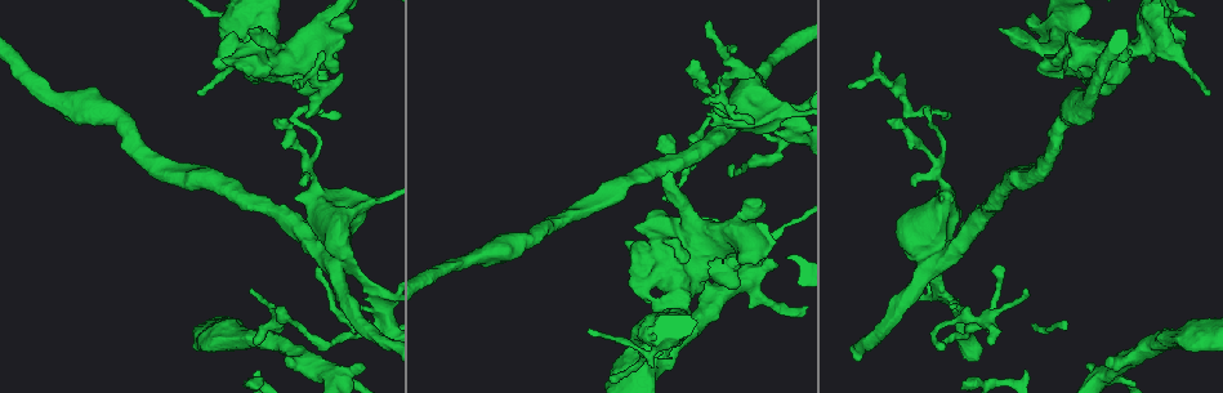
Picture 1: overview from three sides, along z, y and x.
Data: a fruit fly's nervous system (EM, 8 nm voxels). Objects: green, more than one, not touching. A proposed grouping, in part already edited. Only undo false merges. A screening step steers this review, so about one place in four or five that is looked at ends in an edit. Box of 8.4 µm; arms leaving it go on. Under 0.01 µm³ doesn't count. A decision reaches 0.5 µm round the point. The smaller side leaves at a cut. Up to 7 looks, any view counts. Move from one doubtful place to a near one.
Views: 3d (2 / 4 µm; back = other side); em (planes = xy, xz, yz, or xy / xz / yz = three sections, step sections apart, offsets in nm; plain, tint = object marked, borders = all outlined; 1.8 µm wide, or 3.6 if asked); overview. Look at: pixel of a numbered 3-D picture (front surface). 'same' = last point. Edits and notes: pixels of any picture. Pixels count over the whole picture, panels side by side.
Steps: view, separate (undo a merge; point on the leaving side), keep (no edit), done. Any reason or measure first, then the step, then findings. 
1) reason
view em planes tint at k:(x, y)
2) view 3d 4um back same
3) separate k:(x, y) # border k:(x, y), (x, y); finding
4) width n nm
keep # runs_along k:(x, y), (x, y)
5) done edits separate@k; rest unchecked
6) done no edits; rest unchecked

calibre changes
view 3d 4um at 1:(686, 267)

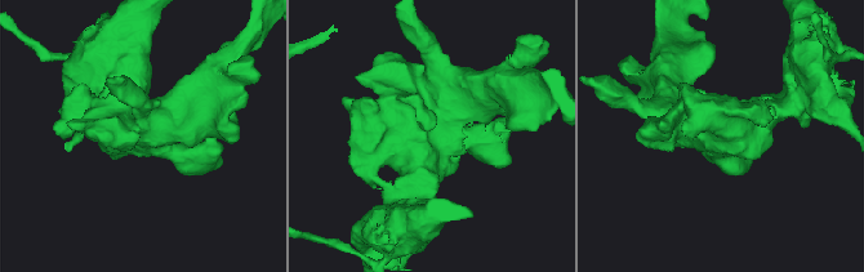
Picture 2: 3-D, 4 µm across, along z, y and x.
shape alone is not enough
view em 3.6um planes plain at 2:(723, 142)

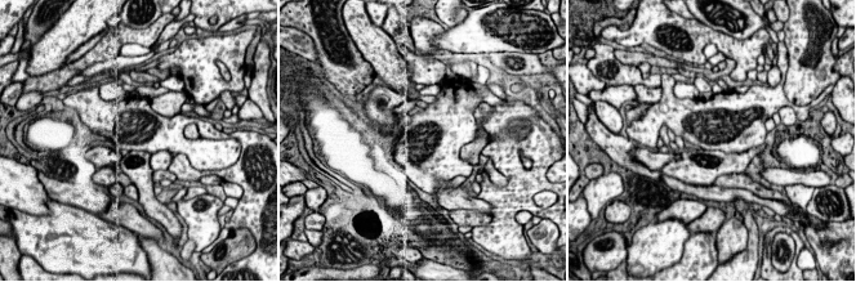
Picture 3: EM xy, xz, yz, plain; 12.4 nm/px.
view em 3.6um planes tint same

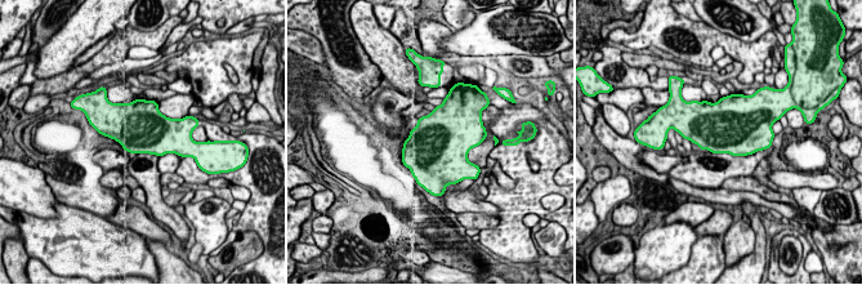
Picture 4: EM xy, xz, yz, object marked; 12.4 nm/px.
keep # one cell here

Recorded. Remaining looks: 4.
calibre changes
view 3d 4um at 1:(1160, 20)

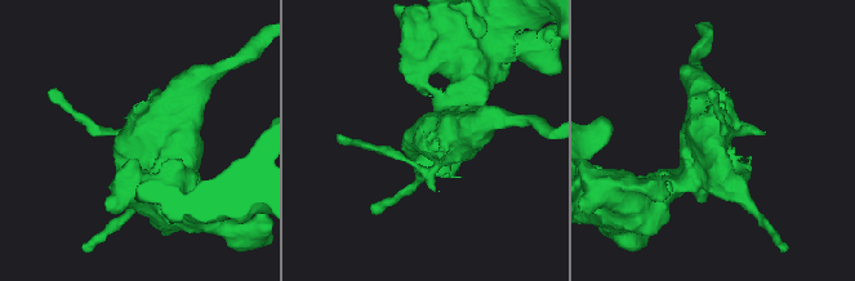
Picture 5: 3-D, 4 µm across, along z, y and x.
view em 3.6um planes tint at 5:(139, 142)

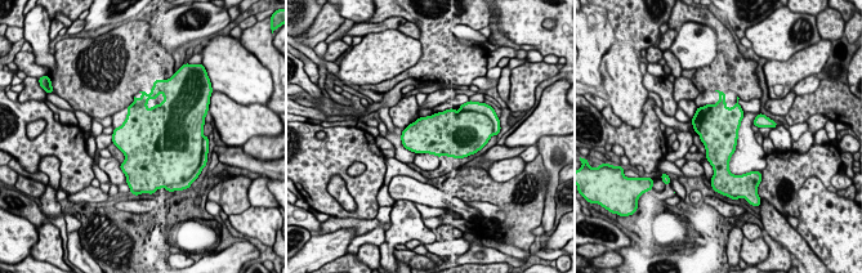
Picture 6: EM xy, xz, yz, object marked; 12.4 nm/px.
separate 6:(459, 129) # border 6:(460, 110), (467, 111); two cells meet here

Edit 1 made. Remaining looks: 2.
four or more arms meet
view 3d 4um at 1:(935, 249)

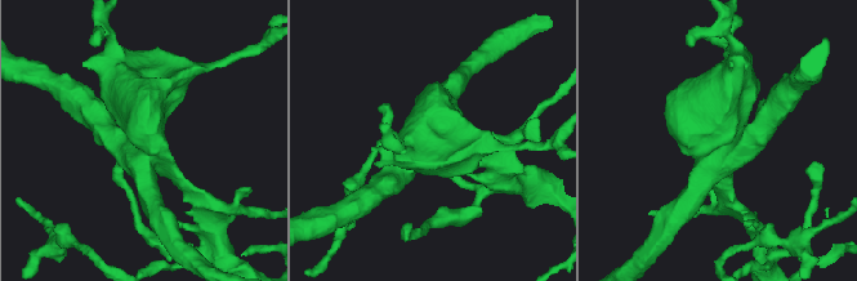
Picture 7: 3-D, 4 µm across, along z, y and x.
need the tissue
view em 3.6um planes tint at 7:(722, 140)

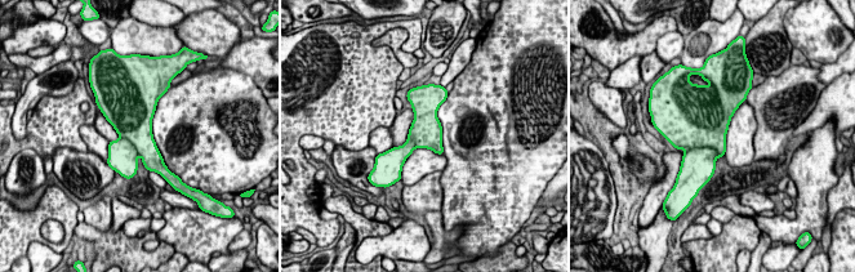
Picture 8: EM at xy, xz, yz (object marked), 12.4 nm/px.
separate 8:(698, 165) # border 8:(685, 148), (711, 147), (720, 156); a second cell is stuck on

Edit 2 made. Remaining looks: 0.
done edits separate@6, separate@8; rest unchecked

